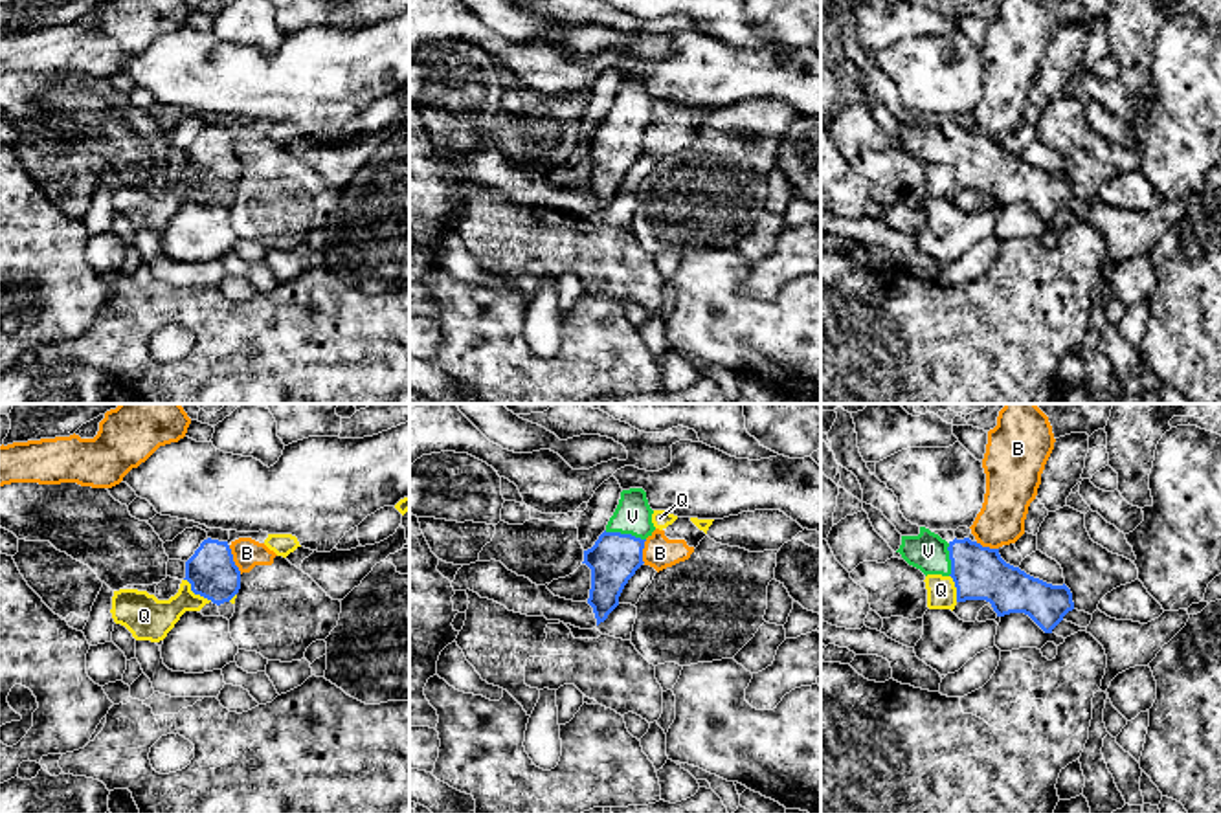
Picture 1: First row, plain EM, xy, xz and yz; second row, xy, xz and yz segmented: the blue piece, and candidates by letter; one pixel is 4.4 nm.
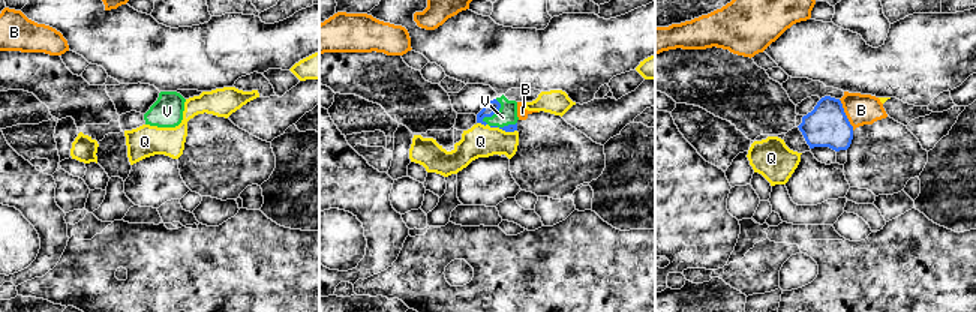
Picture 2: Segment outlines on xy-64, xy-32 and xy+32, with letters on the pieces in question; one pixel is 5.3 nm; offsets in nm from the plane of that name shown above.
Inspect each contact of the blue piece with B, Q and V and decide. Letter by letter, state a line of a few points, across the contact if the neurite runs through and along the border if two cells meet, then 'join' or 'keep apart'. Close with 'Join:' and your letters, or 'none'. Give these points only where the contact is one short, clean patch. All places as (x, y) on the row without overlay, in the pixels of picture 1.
B: line xy (228, 134), (234, 153), (241, 162); keep apart
Q: line xy (184, 167), (195, 182), (212, 189); keep apart
V: line xz (614, 147), (625, 123), (632, 105); join
Join: V

